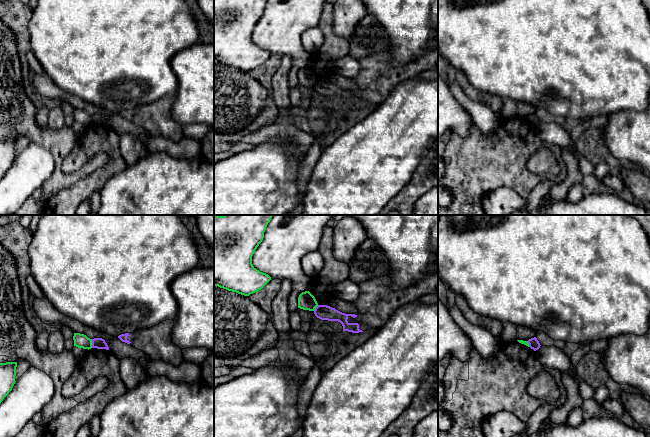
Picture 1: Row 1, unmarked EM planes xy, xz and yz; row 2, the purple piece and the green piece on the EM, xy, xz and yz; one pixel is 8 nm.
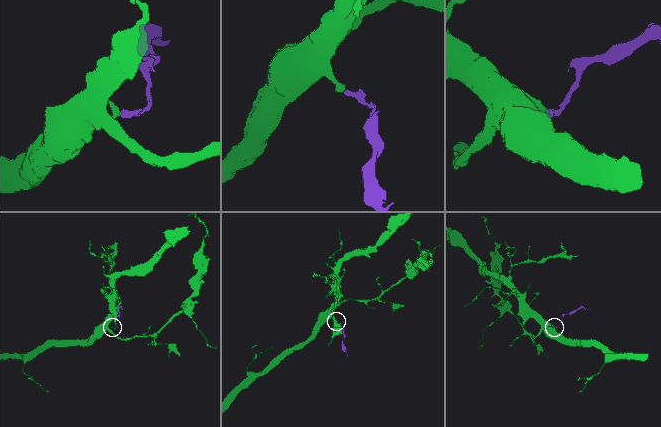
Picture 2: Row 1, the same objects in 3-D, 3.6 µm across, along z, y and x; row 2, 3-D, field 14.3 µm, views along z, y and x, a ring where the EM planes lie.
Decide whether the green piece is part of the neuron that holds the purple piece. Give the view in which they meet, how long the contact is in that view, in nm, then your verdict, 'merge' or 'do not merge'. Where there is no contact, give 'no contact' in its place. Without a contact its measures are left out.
xy | 70 nm | do not merge

